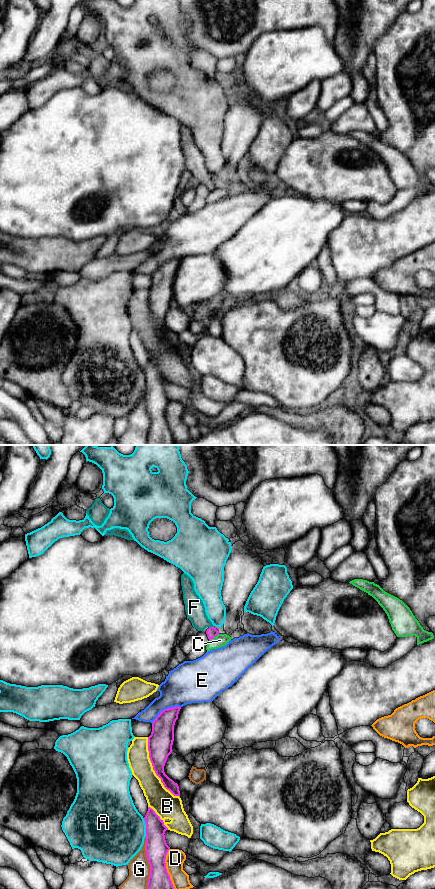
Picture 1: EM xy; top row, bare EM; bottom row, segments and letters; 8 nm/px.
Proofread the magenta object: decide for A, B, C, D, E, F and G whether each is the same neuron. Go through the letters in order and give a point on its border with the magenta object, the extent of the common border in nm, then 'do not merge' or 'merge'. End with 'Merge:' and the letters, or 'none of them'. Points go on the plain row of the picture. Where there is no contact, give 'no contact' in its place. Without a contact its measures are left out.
A: contact xy (146, 379); length 150 nm; do not merge
B: contact xy (153, 321); length 550 nm; do not merge
C: contact xy (213, 189); length 100 nm; do not merge
D: contact xy (166, 421); length 340 nm; do not merge
E: contact xy (165, 261); length 280 nm; do not merge
F: contact xy (211, 179); length 40 nm; merge
G: contact xy (149, 416); length 440 nm; do not merge
Merge: F

